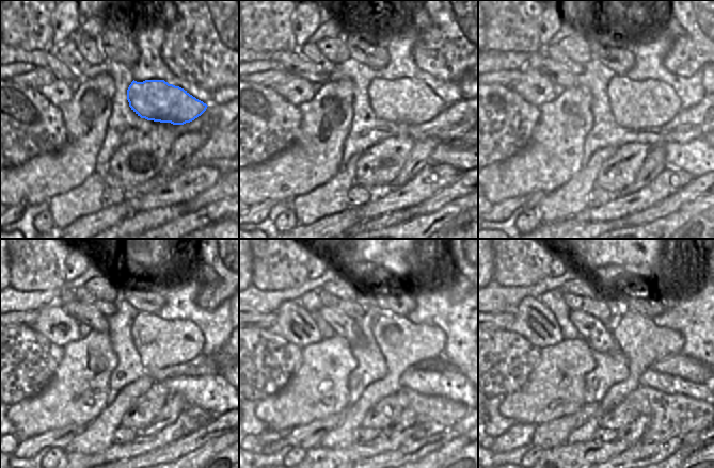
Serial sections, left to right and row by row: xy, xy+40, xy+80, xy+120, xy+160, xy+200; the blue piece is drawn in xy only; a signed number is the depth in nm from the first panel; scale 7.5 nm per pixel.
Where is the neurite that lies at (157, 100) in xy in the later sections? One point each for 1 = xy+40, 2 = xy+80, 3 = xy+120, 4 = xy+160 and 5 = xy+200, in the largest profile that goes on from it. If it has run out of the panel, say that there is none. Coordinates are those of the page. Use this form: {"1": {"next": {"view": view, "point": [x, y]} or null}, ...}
{"1": {"next": {"view": "xy+40", "point": [409, 101]}}, "2": {"next": {"view": "xy+80", "point": [634, 105]}}, "3": {"next": {"view": "xy+120", "point": [160, 343]}}, "4": {"next": {"view": "xy+160", "point": [403, 344]}}, "5": {"next": {"view": "xy+200", "point": [641, 342]}}}

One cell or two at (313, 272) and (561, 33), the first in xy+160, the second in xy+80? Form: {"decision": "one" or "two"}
{"decision": "two"}

